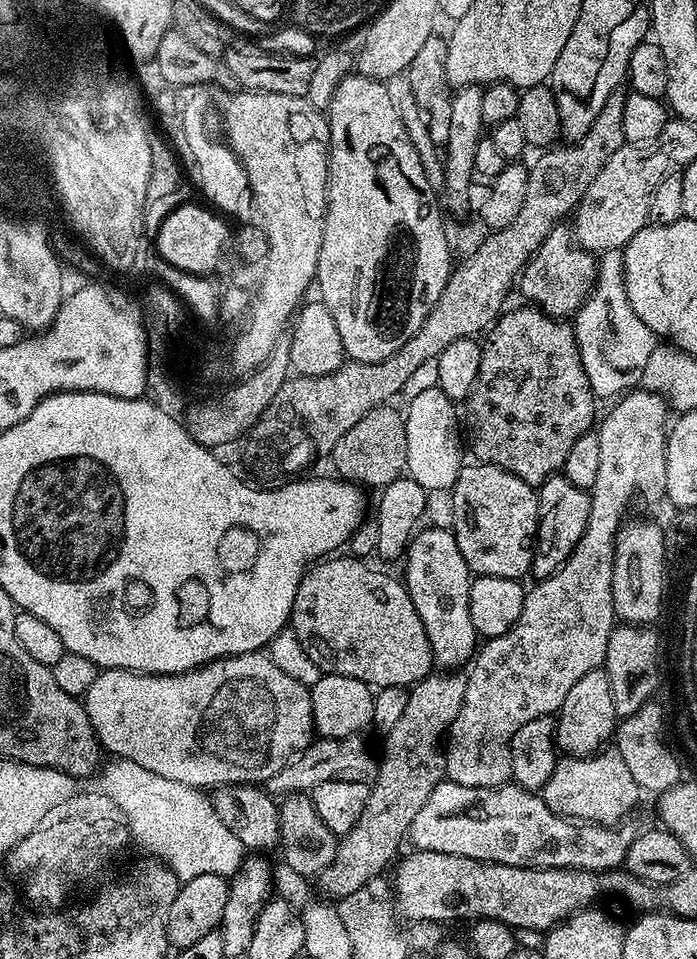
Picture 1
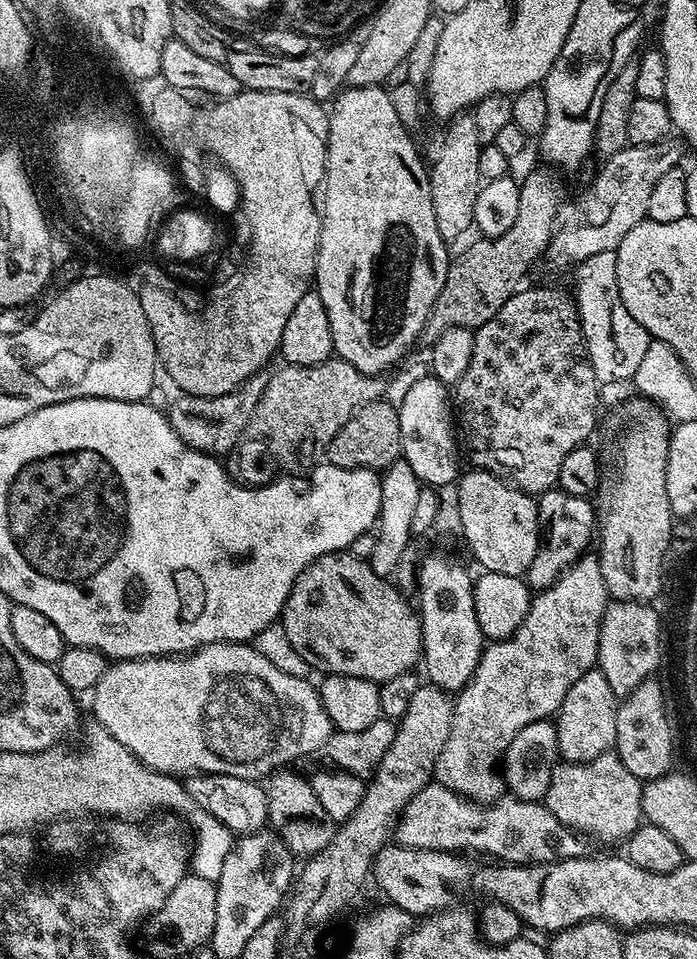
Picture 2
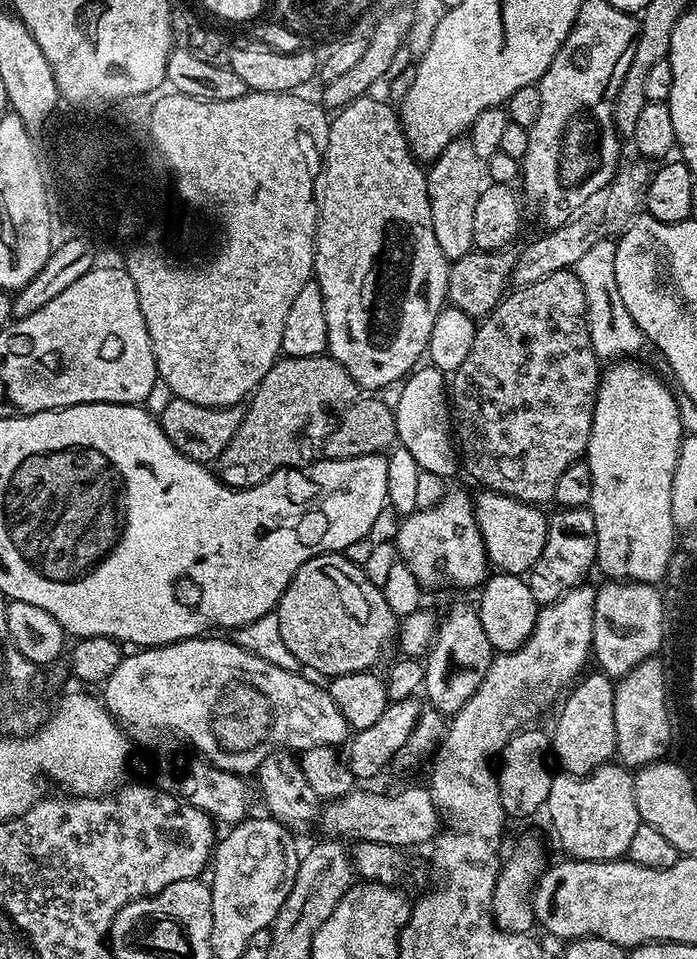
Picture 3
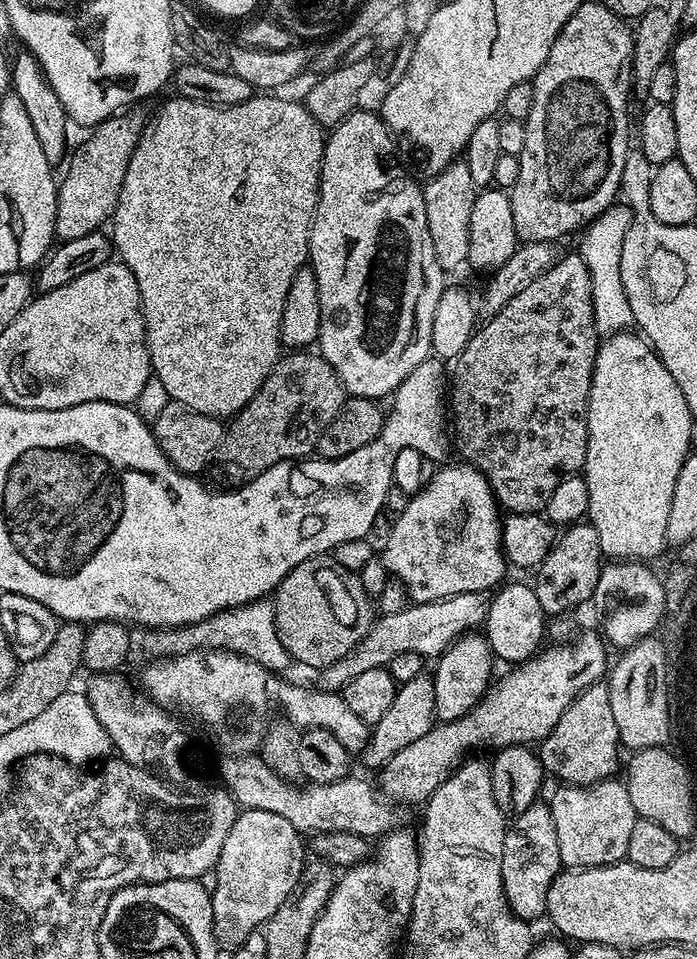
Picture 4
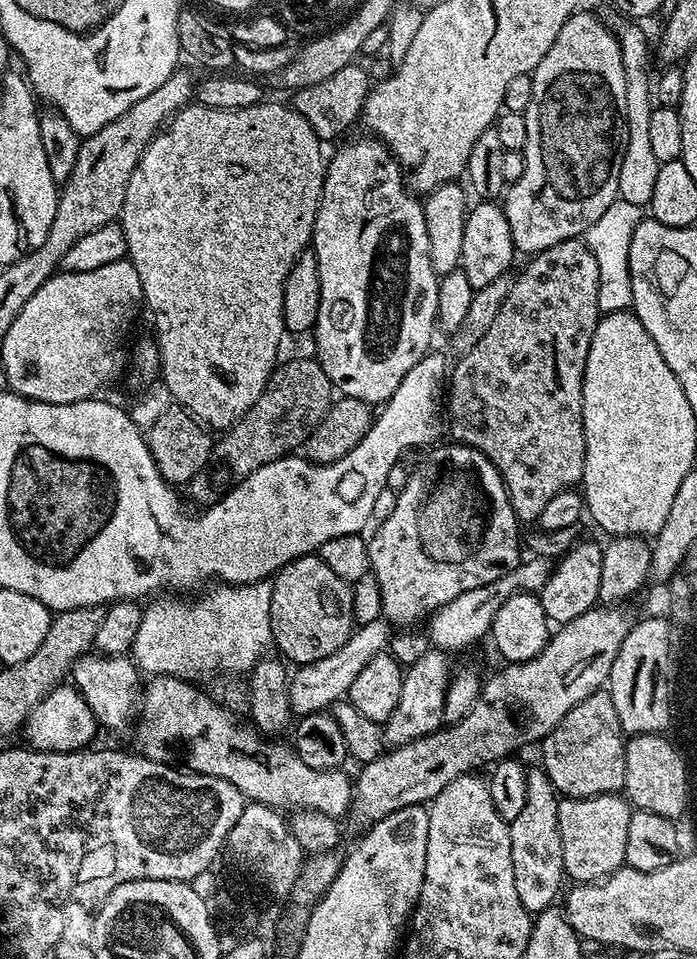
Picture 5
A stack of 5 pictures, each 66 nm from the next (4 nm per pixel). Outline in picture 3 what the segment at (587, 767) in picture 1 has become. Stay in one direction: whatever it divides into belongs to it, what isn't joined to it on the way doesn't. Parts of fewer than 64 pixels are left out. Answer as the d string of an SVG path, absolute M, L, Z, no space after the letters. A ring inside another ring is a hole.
M609 762L587 776L553 775L546 805L548 820L574 860L619 860L641 824L634 803L633 773L623 763Z

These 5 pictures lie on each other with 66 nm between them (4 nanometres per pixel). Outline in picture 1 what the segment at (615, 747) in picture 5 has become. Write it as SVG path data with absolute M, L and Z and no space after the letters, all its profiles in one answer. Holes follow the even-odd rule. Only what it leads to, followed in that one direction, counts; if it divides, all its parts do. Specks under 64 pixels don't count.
M603 667L593 672L582 674L570 694L566 694L566 702L562 702L556 722L556 746L564 756L594 756L605 747L604 744L613 739L618 717L614 710L614 698L610 690L610 678Z

